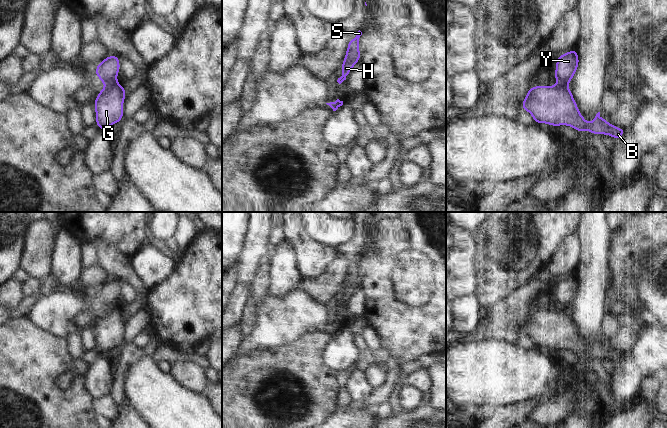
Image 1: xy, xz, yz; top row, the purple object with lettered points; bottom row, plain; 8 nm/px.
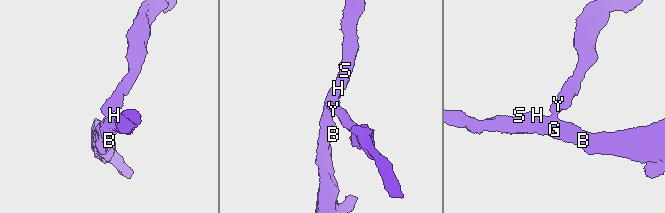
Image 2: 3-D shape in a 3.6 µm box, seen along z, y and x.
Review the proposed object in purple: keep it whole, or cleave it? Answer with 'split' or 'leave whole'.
split

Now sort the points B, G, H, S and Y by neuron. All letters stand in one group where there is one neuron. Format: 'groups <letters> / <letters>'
groups B G H S / Y

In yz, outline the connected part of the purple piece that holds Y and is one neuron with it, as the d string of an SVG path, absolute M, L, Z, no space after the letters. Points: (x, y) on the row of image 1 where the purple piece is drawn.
M577 49L571 50L556 59L557 68L554 77L559 83L569 84L579 65Z

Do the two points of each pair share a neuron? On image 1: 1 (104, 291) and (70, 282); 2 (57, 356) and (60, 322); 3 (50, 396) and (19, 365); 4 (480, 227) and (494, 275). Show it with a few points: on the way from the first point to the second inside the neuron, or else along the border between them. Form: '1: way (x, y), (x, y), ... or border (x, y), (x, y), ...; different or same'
1: border (59, 288), (77, 289); different
2: border (38, 327), (64, 339); different
3: way (42, 388), (27, 373); same
4: way (492, 239), (494, 241), (494, 263); same

